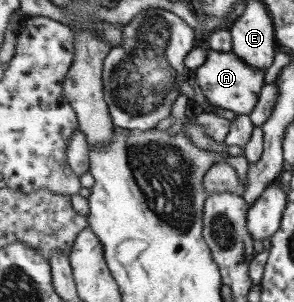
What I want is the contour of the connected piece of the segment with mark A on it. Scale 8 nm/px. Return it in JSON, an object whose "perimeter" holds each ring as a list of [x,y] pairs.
{"perimeter":[[[209,49],[207,61],[193,72],[204,96],[212,103],[224,110],[230,110],[239,115],[250,115],[258,106],[263,87],[265,86],[266,69],[258,69],[231,52],[222,52]]]}

